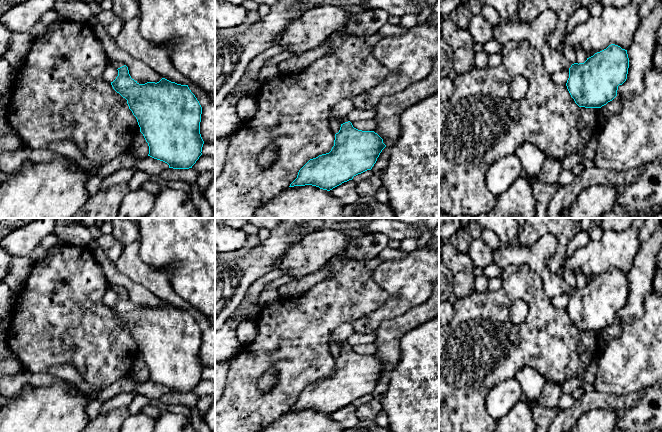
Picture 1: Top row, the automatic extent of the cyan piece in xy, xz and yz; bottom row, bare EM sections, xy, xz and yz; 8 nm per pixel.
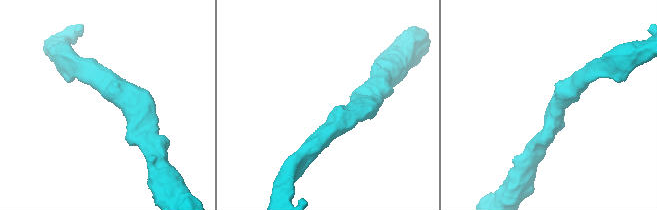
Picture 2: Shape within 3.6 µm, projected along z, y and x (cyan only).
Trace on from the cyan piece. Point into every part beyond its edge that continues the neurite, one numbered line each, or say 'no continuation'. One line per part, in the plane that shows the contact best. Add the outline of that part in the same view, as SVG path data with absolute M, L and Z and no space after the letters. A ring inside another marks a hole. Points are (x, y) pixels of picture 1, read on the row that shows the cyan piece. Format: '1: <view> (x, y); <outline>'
1: xy (116, 64); M110 60L110 65L112 65L114 68L118 69L118 68L124 66L125 64L123 62Z

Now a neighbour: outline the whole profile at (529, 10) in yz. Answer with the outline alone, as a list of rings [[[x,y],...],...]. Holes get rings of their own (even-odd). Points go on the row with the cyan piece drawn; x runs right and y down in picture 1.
[[[524,0],[519,6],[516,19],[531,23],[544,11],[553,11],[557,16],[557,24],[548,36],[548,45],[551,49],[557,49],[565,37],[568,18],[577,9],[578,0]]]

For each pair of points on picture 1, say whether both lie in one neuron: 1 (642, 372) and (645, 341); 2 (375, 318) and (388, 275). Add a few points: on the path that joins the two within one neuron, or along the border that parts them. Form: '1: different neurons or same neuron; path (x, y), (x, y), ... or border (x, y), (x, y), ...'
1: same neuron; path (642, 364), (642, 356), (645, 353), (645, 349)
2: same neuron; path (386, 308), (393, 301), (393, 286)

